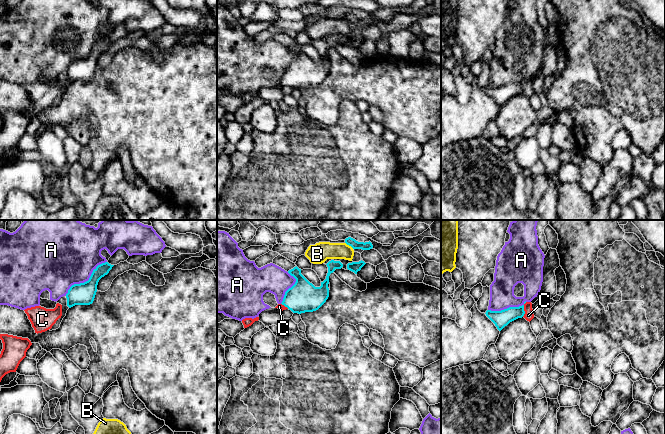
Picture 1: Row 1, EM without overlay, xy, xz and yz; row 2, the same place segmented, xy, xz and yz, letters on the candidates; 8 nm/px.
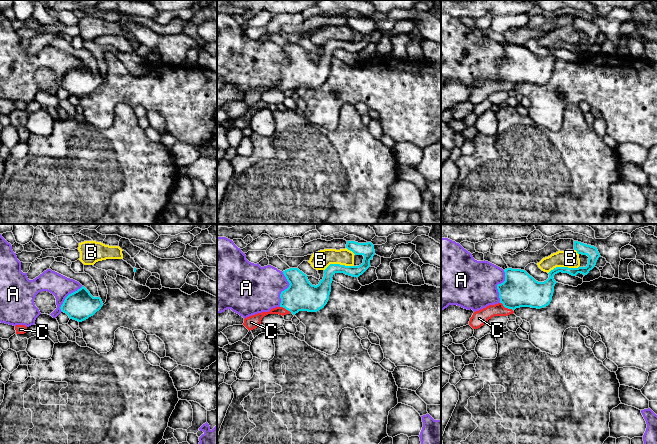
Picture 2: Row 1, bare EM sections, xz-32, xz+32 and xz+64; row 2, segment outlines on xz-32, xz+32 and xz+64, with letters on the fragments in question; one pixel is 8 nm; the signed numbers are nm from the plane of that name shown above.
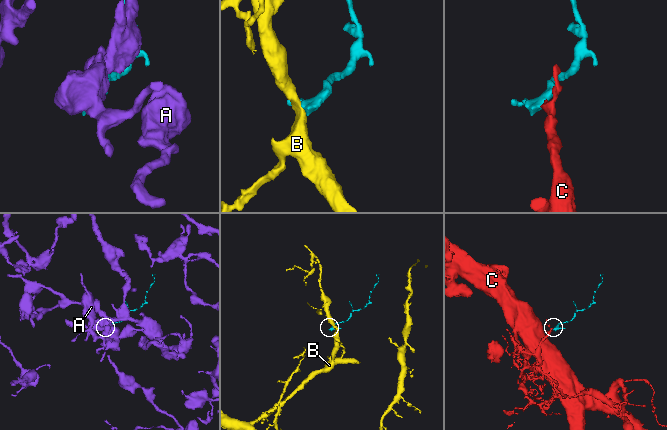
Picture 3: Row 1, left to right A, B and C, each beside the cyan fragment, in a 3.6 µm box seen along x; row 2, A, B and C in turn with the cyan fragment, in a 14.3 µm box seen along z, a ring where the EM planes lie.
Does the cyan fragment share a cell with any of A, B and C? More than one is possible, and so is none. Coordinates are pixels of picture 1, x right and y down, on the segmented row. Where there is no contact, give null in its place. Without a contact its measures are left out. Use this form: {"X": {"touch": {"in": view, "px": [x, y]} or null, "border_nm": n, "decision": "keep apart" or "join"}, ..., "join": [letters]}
{"A": {"touch": {"in": "xy", "px": [86, 281]}, "border_nm": 440, "decision": "keep apart"}, "B": {"touch": {"in": "xz", "px": [349, 245]}, "border_nm": 90, "decision": "keep apart"}, "C": {"touch": {"in": "yz", "px": [523, 309]}, "border_nm": 120, "decision": "join"}, "join": ["C"]}

